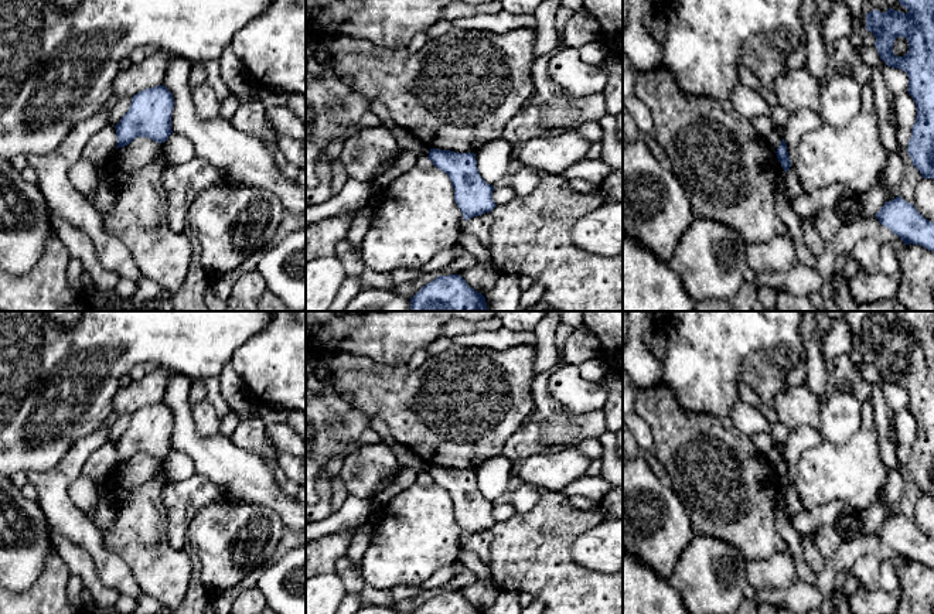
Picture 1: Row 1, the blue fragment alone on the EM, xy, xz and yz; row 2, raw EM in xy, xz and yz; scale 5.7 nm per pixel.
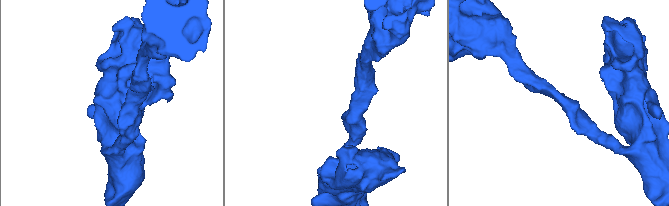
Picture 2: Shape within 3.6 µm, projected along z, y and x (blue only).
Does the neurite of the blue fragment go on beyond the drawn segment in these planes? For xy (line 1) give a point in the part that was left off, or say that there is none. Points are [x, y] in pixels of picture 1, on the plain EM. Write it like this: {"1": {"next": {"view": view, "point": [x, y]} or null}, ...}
{"1": {"next": null}}

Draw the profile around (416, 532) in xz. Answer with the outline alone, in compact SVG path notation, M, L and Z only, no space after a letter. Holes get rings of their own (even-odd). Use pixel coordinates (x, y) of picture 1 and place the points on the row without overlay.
M437 484L408 487L386 505L375 506L376 535L371 538L361 574L367 584L381 590L425 583L437 569L457 563L464 535L454 518L454 505Z

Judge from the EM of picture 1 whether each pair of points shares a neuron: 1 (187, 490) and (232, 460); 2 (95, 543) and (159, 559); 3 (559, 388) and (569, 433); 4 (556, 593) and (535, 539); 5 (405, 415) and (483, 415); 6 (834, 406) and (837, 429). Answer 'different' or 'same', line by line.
1: different
2: different
3: different
4: same
5: same
6: same

